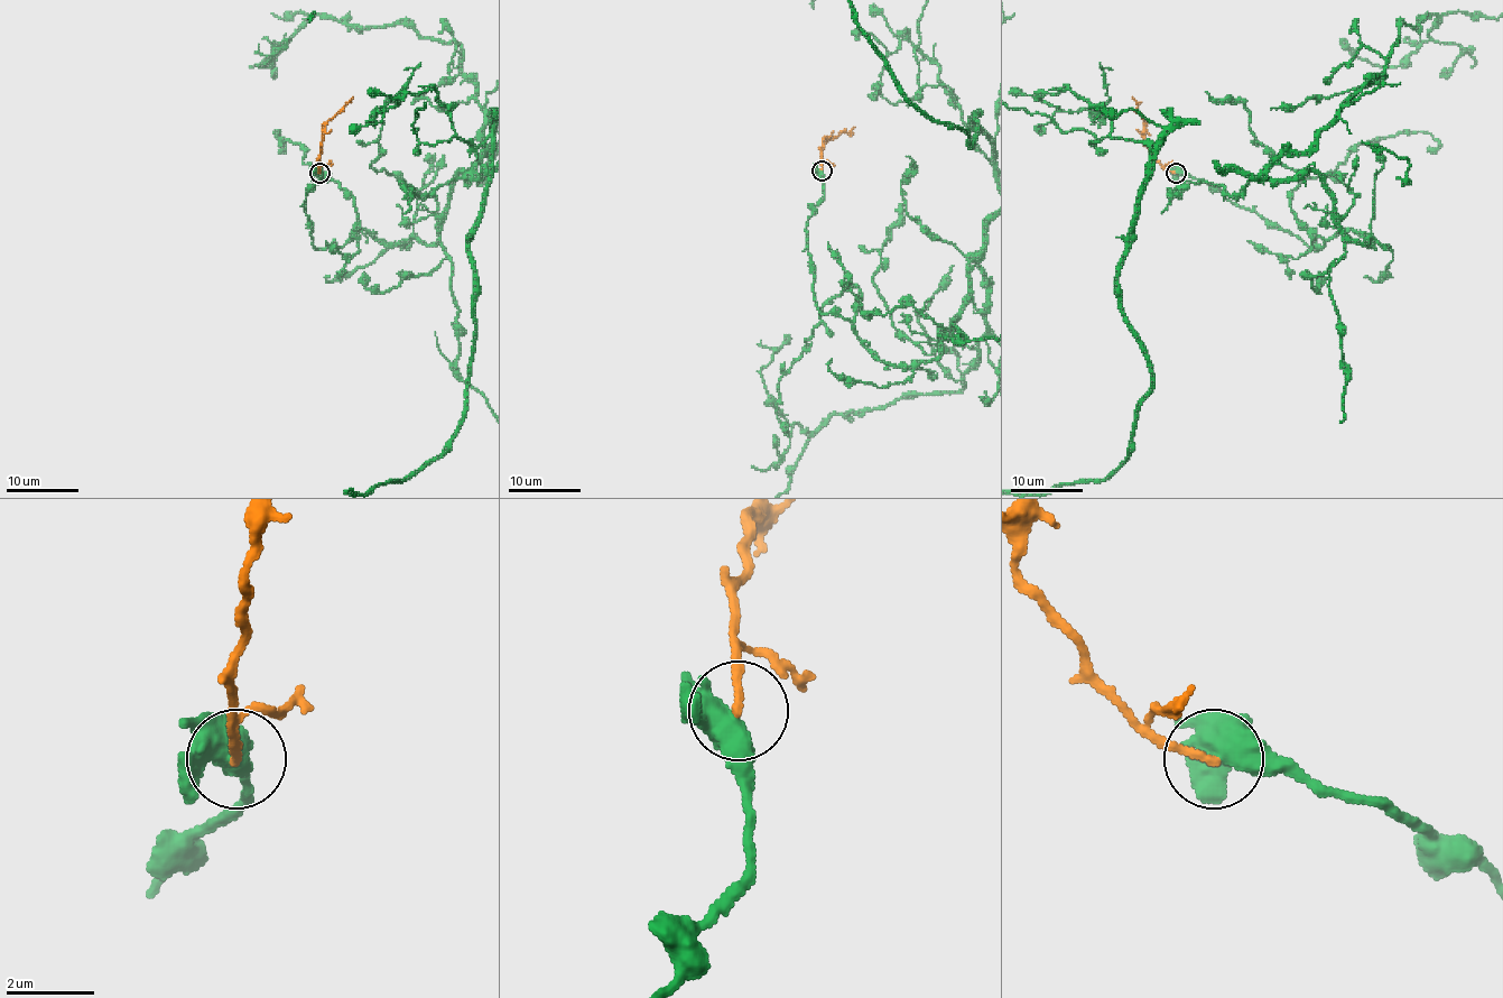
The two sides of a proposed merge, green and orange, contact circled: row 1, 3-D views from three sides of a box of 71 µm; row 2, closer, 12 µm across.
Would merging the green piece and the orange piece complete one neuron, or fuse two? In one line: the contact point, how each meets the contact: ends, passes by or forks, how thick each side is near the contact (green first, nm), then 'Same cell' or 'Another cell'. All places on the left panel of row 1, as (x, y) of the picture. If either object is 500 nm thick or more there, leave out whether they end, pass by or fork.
Place: (319, 173). At the ring green forks. At the ring orange ends. Thickness 480 nm (green) against 190 nm. Another cell

